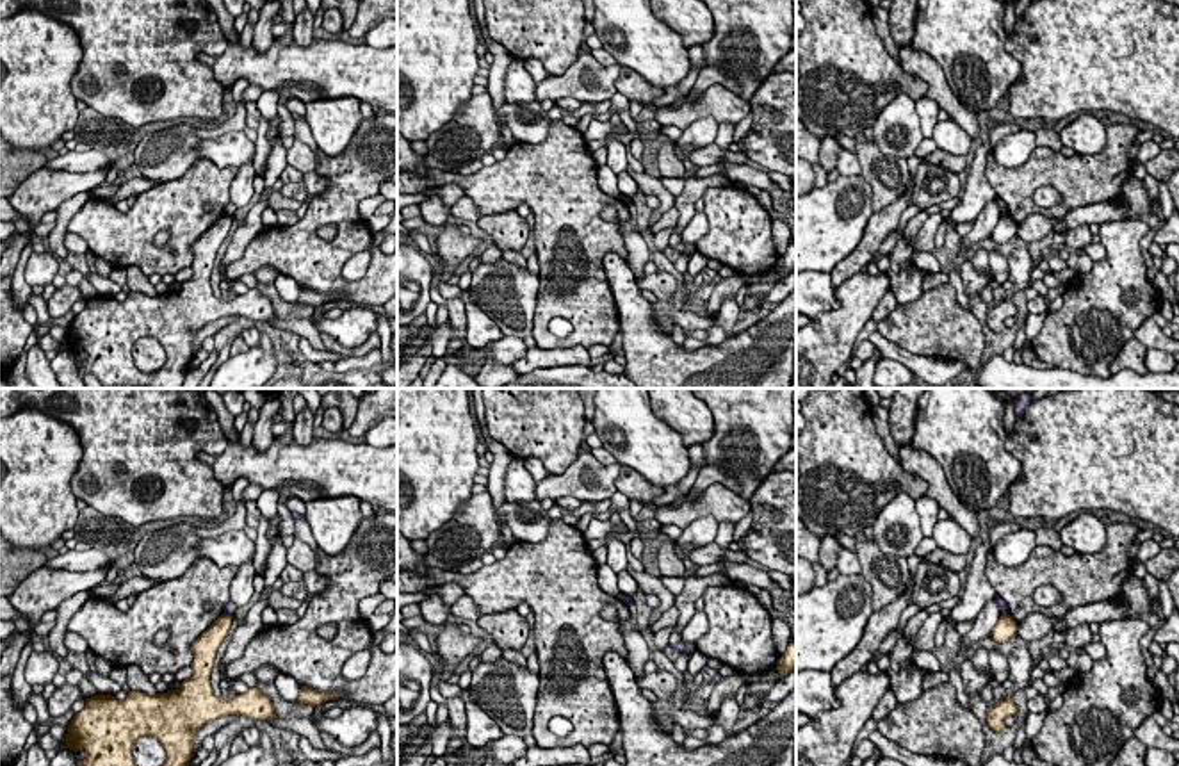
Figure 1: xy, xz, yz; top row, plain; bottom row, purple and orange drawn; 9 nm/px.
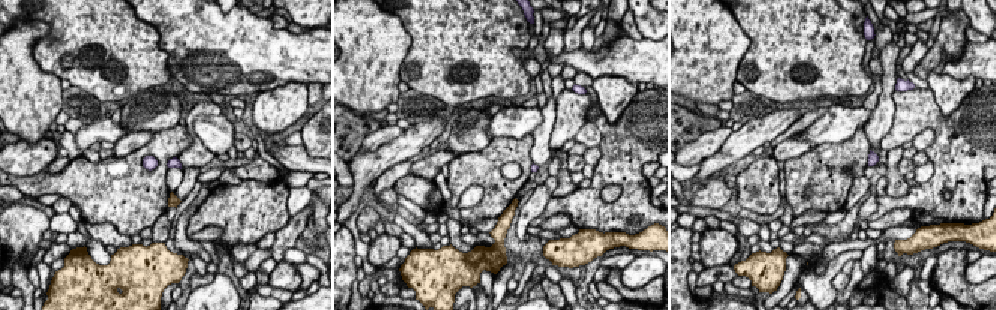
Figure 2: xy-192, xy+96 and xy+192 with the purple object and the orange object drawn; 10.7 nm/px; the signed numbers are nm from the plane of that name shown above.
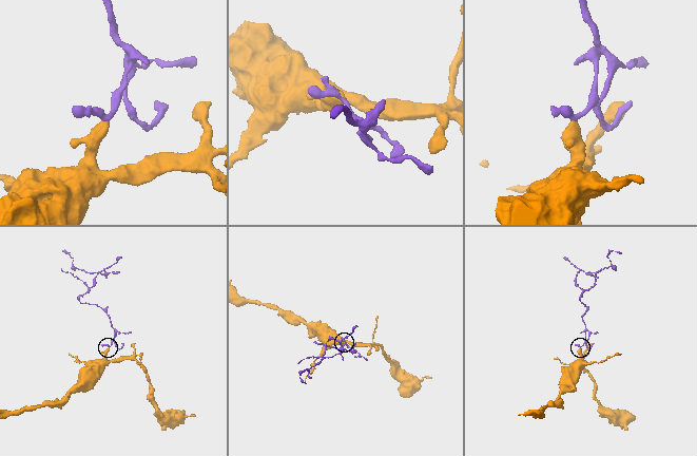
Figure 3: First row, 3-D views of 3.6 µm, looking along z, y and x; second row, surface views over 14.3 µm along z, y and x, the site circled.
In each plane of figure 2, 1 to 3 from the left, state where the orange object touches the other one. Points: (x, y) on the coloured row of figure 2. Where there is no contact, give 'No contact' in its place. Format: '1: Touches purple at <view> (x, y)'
1: No contact
2: No contact
3: No contact

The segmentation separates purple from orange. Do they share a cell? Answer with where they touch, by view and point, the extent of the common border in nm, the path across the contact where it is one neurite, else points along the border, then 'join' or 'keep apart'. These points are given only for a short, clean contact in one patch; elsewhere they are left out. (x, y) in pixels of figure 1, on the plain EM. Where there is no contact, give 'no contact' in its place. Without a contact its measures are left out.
xy (228, 214) | 100 nm | along xy (225, 212), (232, 218) | keep apart

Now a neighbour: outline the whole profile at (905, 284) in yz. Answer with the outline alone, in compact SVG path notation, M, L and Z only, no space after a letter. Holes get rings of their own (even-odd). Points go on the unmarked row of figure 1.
M915 267L901 269L899 273L889 271L890 278L889 290L894 292L898 305L907 305L917 301L923 296L921 283L930 273Z

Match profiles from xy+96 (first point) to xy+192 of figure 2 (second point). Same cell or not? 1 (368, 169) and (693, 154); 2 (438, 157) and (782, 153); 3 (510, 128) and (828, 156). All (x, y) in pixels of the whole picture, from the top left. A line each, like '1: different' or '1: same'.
1: different
2: different
3: different

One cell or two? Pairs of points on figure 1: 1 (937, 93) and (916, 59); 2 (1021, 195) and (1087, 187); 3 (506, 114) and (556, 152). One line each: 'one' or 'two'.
1: one
2: one
3: two

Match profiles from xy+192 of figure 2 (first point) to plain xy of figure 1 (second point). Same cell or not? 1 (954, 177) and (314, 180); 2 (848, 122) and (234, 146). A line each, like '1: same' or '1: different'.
1: different
2: same

